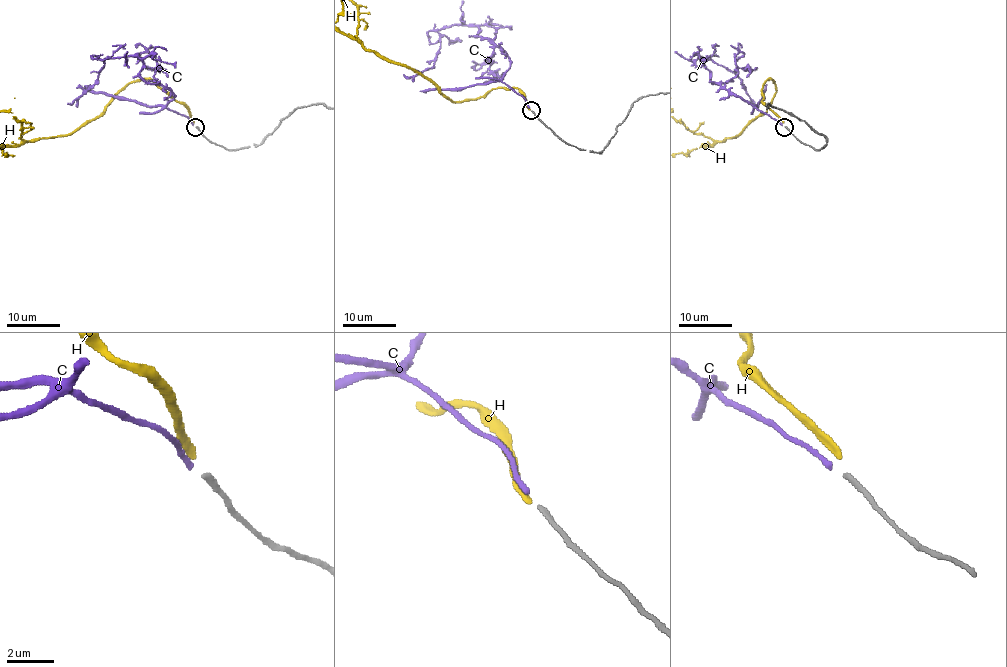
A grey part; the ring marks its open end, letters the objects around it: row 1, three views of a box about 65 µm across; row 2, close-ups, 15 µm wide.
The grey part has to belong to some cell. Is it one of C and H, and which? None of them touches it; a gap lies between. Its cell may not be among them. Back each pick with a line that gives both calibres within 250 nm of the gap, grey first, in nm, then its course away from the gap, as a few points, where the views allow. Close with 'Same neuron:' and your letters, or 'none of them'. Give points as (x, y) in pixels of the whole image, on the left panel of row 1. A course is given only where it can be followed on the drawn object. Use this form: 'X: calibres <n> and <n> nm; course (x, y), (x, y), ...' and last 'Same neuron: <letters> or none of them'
C: calibres 240 and 220 nm; course (193, 126), (166, 107), (173, 94), (140, 75), (143, 62), (136, 57), (103, 59), (99, 77), (67, 104)
Same neuron: C

